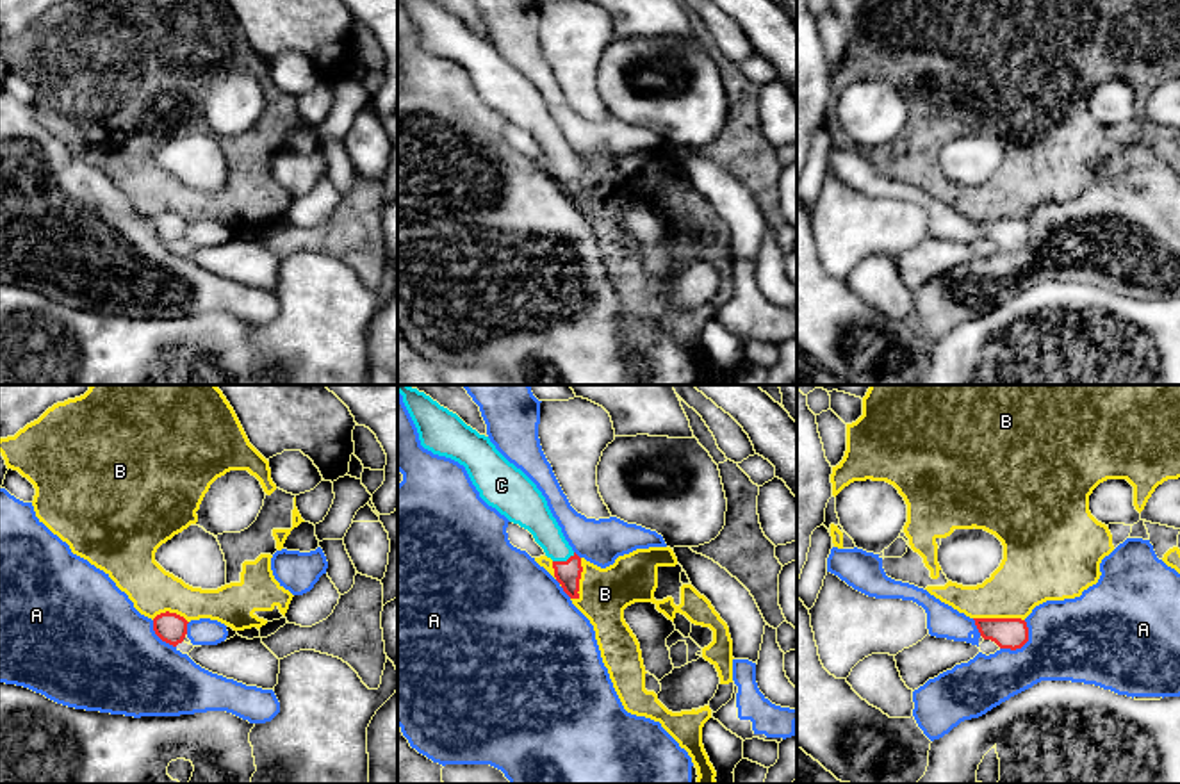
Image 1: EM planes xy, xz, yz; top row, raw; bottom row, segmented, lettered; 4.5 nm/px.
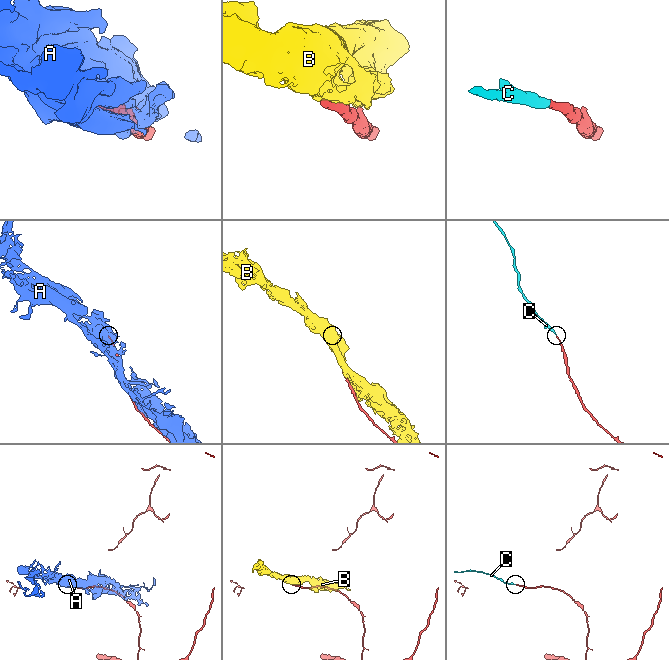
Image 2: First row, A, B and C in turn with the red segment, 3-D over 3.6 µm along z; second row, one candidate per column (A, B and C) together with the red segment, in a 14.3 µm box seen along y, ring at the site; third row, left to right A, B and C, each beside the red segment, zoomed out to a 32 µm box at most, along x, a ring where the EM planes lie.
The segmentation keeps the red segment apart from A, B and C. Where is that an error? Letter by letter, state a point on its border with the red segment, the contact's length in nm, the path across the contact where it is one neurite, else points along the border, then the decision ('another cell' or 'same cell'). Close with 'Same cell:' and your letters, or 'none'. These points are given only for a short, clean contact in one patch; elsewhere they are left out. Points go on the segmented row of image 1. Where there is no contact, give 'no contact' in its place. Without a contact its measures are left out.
A: meets red in yz at (1024, 644); contact 180 nm long; another cell
B: meets red in yz at (999, 619); contact 240 nm long; another cell
C: meets red in xz at (564, 562); contact 110 nm long; runs through xz (567, 572), (564, 562), (533, 515); same cell
Same cell: C

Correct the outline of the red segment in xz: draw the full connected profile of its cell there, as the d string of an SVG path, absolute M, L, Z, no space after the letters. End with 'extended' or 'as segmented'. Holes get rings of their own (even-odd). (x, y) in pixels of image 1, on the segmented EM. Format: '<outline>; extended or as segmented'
M397 385L417 428L421 445L465 467L479 497L510 522L528 529L553 559L554 577L570 599L579 599L581 558L565 540L537 485L456 413L410 385Z; extended

